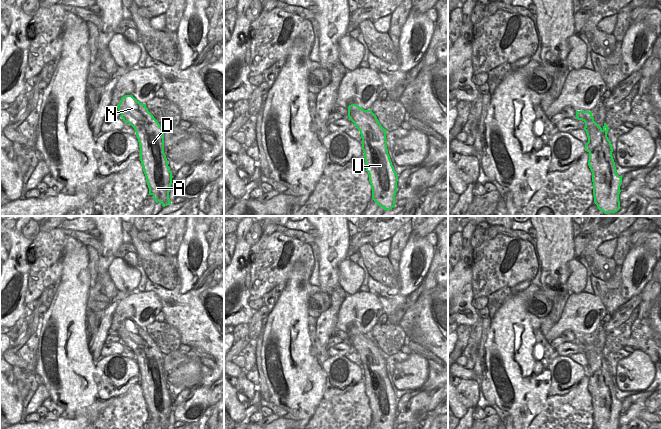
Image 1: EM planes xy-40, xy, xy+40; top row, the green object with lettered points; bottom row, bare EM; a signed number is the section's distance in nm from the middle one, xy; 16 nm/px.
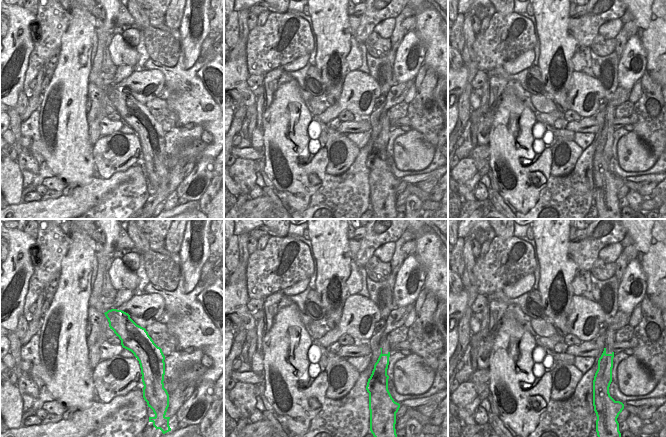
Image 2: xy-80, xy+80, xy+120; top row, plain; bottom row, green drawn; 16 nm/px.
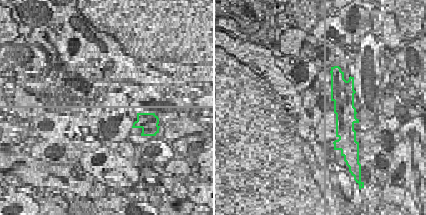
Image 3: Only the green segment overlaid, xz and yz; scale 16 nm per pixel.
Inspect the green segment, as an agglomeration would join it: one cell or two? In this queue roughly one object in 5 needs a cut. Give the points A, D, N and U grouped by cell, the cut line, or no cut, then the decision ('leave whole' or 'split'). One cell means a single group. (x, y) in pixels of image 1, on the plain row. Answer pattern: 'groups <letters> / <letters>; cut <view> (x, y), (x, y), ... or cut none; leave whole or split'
groups A D N U; cut none; leave whole

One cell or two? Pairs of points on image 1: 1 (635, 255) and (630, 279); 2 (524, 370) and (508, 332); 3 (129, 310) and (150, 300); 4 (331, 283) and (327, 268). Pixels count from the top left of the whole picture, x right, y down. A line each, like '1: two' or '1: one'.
1: one
2: one
3: one
4: one

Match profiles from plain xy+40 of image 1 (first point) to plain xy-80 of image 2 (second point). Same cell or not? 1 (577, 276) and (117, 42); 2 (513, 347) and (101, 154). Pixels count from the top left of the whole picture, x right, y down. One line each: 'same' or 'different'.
1: same
2: different

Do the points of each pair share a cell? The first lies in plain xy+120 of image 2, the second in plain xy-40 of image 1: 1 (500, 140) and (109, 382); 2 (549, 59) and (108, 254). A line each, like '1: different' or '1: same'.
1: different
2: same

